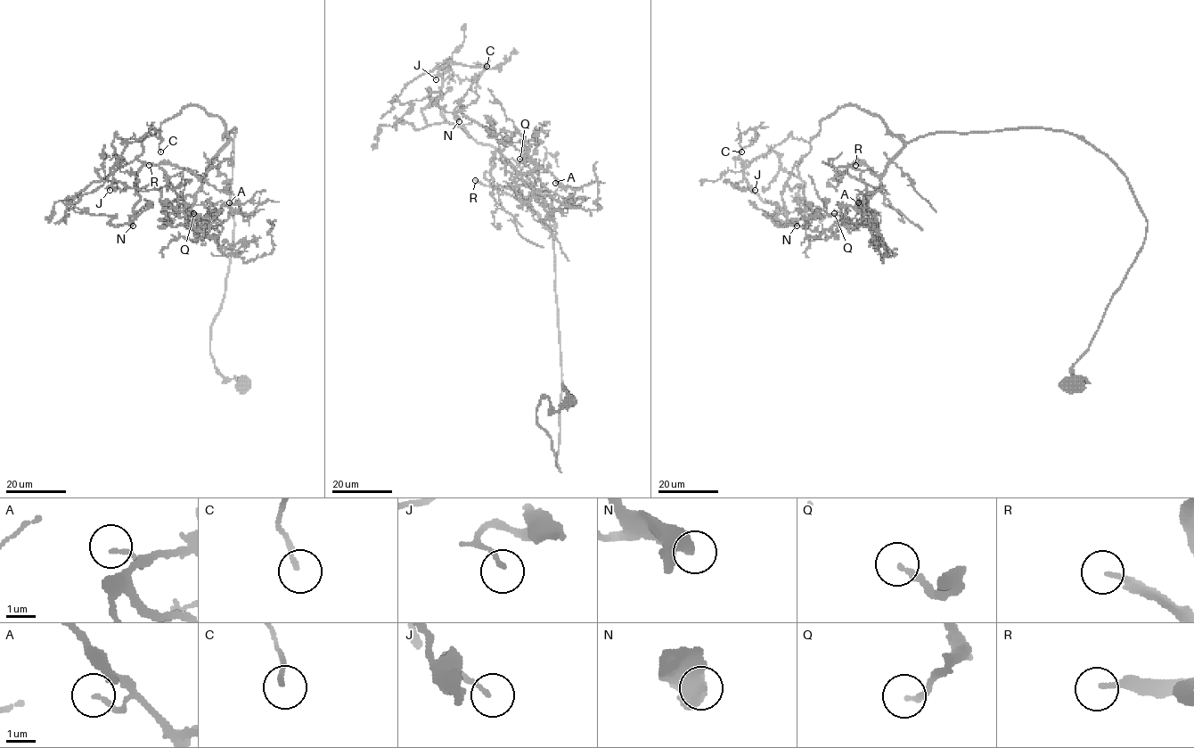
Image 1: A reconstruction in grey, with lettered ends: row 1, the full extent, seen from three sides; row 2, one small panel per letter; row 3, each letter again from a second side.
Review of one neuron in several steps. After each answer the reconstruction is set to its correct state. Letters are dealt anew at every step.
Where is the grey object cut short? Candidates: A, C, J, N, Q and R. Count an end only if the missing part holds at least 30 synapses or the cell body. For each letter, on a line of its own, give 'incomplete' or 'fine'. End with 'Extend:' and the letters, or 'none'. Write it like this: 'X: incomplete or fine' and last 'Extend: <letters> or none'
A: fine
C: fine
J: fine
N: fine
Q: fine
R: incomplete
Extend: R

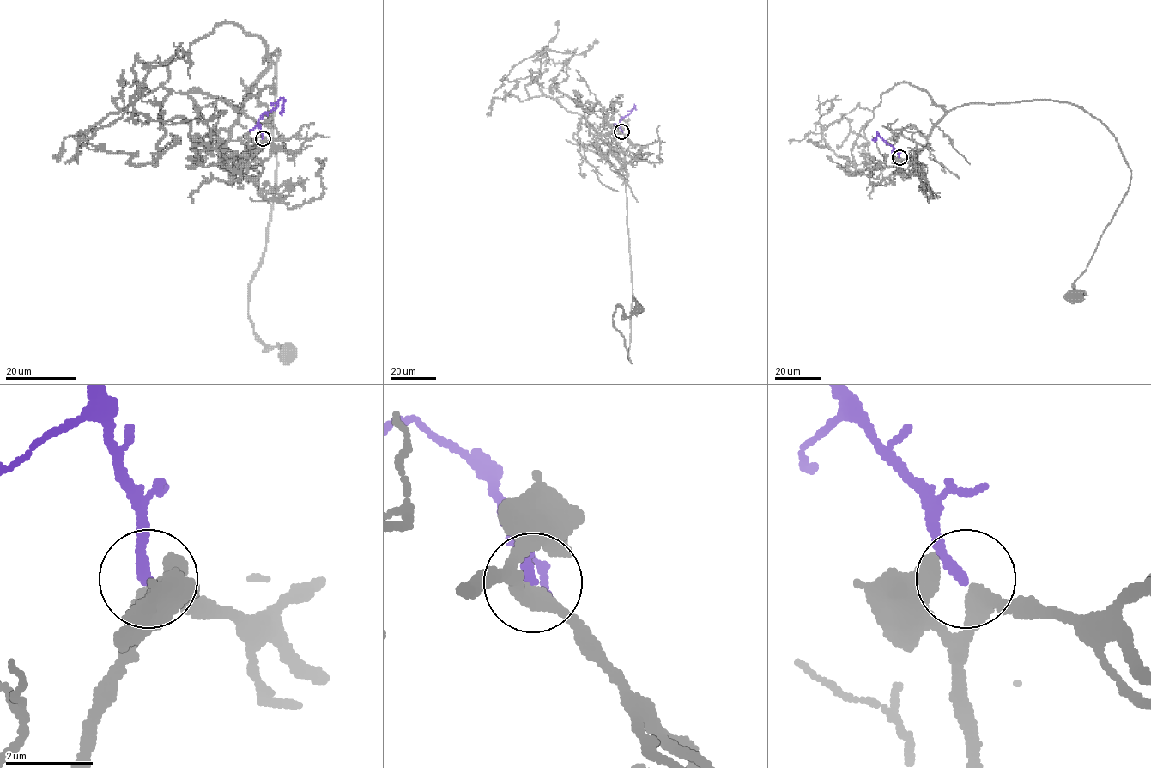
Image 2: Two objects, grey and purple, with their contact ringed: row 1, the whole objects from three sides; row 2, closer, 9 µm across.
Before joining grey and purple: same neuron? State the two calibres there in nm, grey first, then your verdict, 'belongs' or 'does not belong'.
320/240 nm | belongs

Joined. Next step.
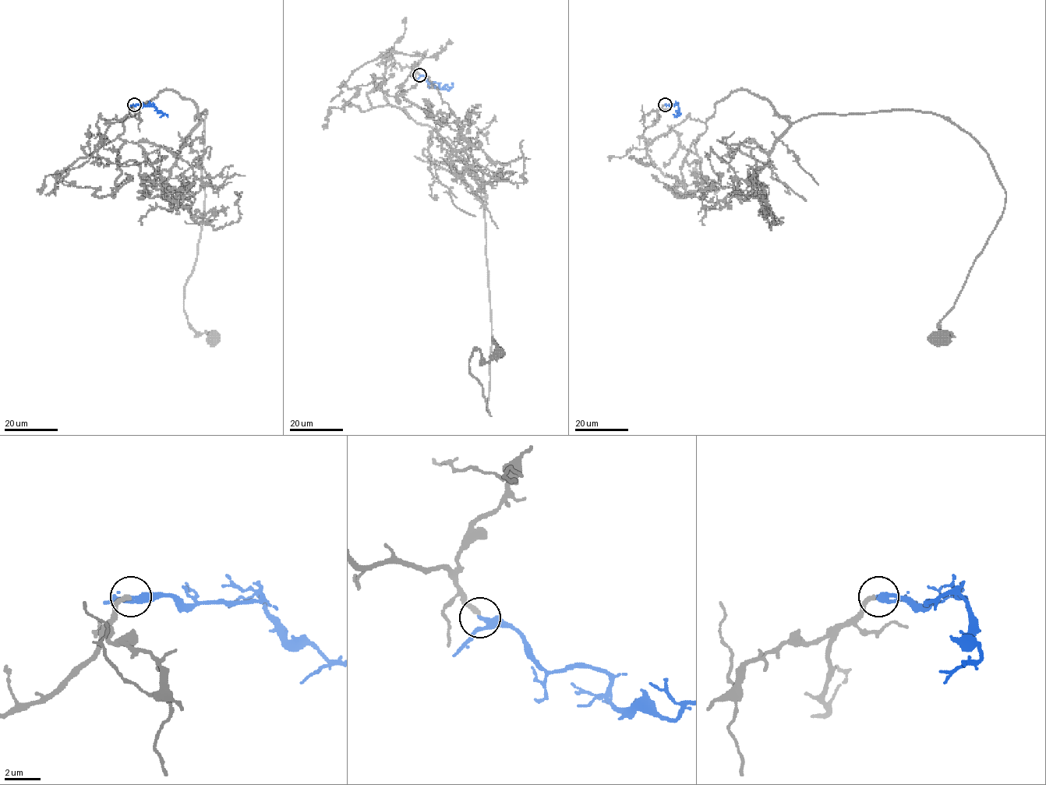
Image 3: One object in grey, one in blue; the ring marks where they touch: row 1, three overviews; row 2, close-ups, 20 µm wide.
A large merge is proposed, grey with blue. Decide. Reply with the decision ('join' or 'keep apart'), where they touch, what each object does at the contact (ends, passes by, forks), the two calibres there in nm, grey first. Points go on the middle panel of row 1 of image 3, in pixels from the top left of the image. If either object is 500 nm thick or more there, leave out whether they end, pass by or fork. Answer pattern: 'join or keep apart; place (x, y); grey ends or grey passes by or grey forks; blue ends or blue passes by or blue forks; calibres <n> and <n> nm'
keep apart; place (419, 75); grey ends; blue passes by; calibres 260 and 280 nm

